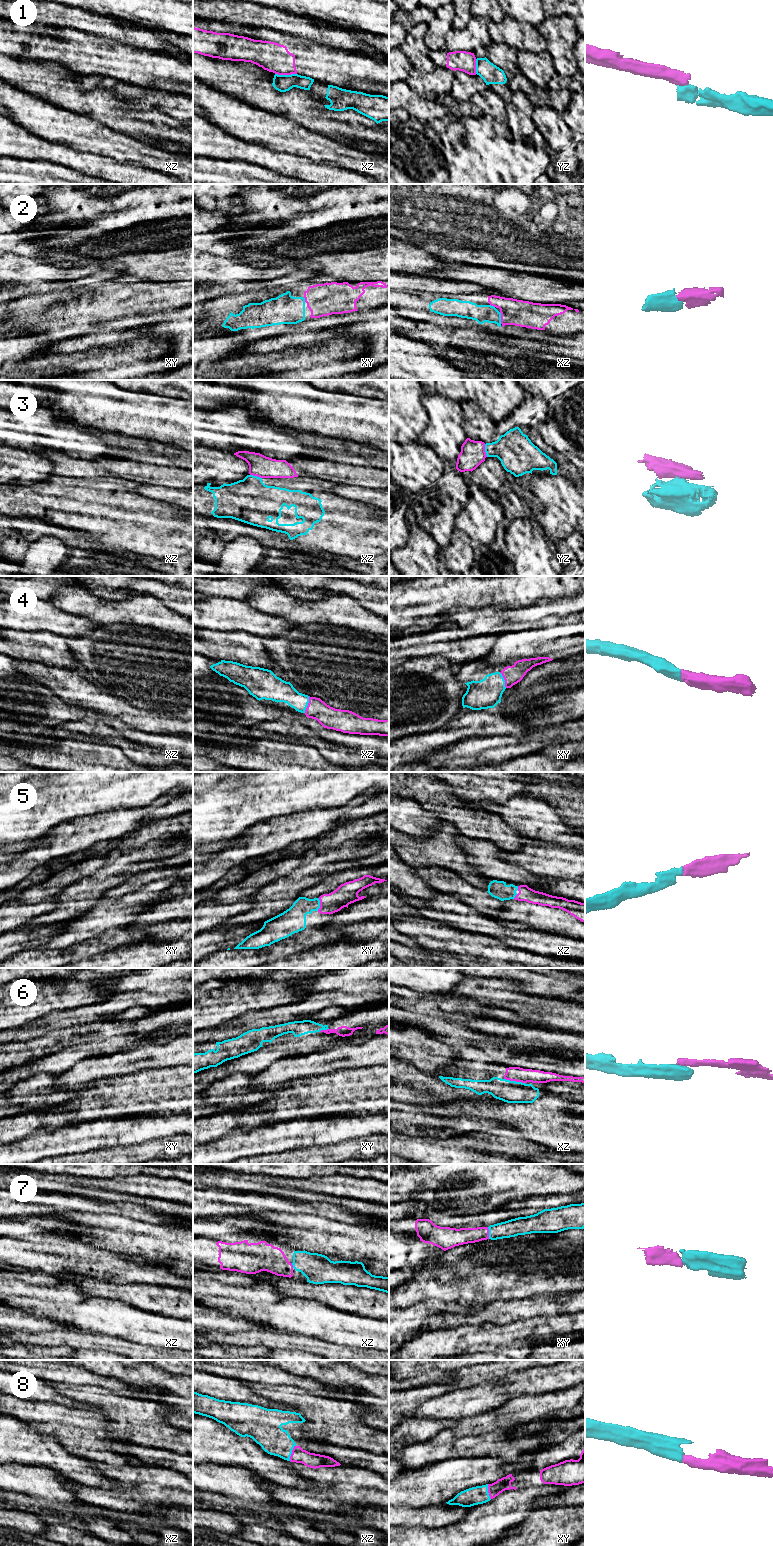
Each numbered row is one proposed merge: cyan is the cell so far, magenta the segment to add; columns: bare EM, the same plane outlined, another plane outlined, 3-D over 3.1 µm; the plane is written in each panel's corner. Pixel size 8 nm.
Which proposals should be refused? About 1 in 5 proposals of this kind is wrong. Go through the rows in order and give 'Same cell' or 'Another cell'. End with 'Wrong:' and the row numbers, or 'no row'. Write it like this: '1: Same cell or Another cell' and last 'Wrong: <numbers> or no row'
1: Another cell
2: Same cell
3: Another cell
4: Same cell
5: Same cell
6: Same cell
7: Same cell
8: Same cell
Wrong: 1, 3

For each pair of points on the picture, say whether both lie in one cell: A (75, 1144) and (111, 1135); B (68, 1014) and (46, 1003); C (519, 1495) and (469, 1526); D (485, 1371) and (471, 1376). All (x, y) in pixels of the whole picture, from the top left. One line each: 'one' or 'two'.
A: one
B: two
C: one
D: one

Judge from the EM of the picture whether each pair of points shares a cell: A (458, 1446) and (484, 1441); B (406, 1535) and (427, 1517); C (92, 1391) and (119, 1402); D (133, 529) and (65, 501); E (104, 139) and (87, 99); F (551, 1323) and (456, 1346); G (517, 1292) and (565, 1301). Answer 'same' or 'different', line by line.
A: same
B: different
C: same
D: same
E: different
F: same
G: different

